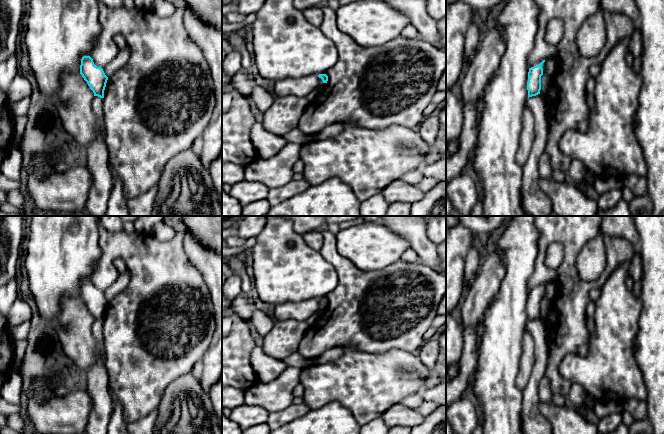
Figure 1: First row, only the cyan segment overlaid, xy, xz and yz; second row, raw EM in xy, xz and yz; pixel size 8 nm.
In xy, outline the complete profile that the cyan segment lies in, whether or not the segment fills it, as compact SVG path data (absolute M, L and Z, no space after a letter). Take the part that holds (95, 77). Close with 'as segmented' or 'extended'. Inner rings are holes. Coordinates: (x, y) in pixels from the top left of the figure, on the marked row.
M90 56L82 57L80 74L94 93L94 98L92 101L93 113L95 114L96 119L99 121L99 126L103 127L103 100L108 77L105 75L102 68L94 65L93 59Z | extended

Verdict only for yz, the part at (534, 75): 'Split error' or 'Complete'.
Split error

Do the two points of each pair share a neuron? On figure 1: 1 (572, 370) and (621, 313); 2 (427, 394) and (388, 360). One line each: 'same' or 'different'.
1: same
2: different

